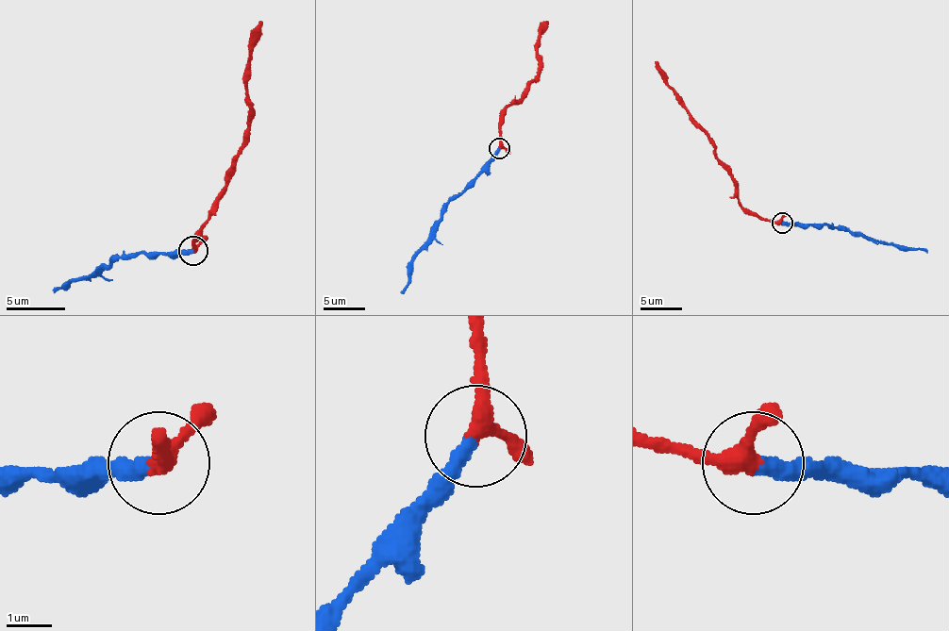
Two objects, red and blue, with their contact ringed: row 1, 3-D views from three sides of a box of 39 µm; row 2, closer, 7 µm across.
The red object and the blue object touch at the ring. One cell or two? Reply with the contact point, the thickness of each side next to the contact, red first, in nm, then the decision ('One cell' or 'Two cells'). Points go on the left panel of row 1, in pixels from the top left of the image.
Place: (193, 250). Thickness 320 nm (red) against 320 nm. One cell

